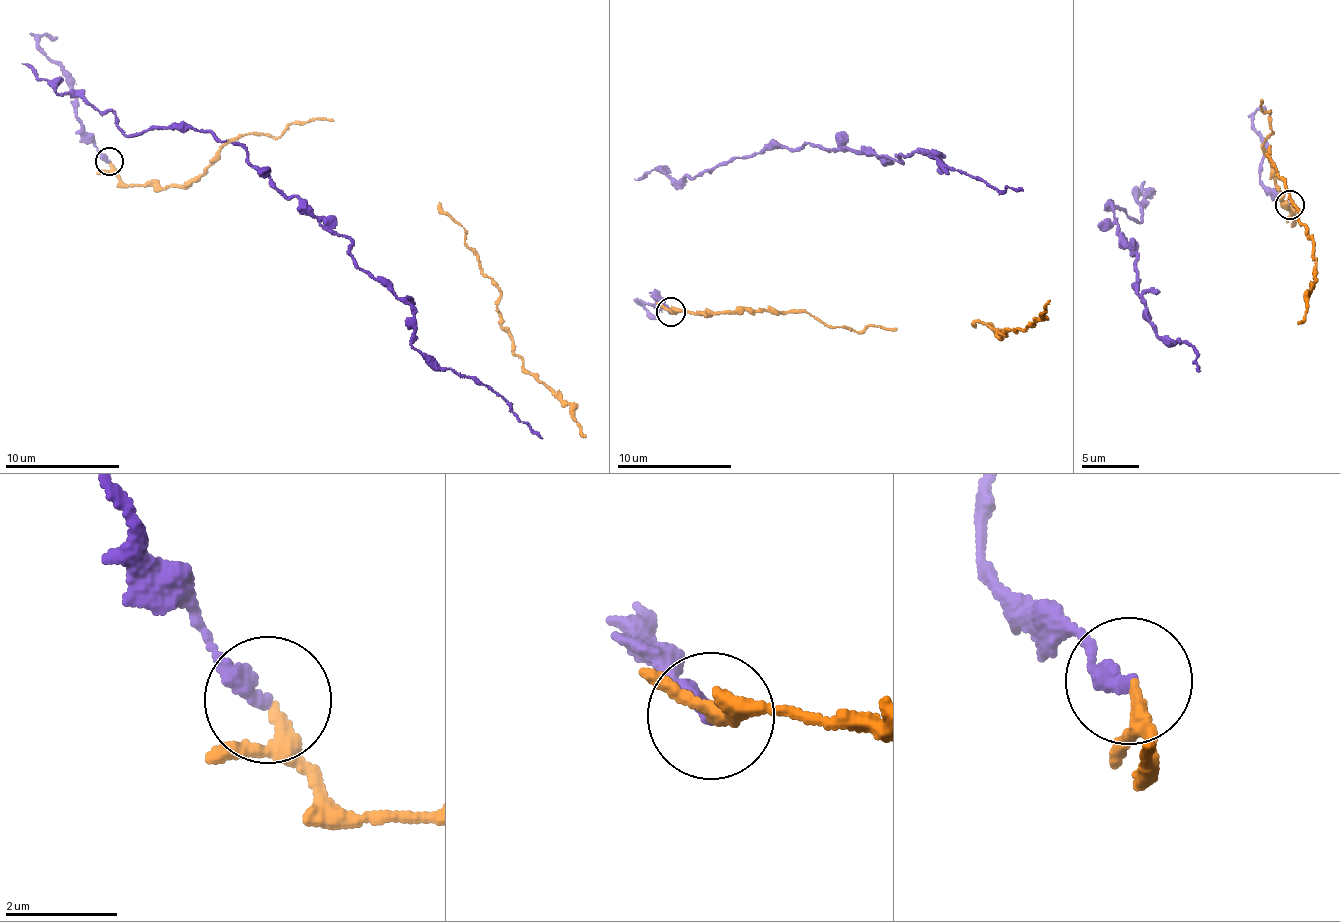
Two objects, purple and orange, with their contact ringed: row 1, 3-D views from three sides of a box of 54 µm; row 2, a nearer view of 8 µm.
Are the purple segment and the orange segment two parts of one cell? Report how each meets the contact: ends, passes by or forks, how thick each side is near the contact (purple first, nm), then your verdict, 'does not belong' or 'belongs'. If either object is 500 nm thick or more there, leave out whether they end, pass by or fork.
purple ends there; orange passes by; 280 nm thick on the purple side, 180 nm on the other; belongs

